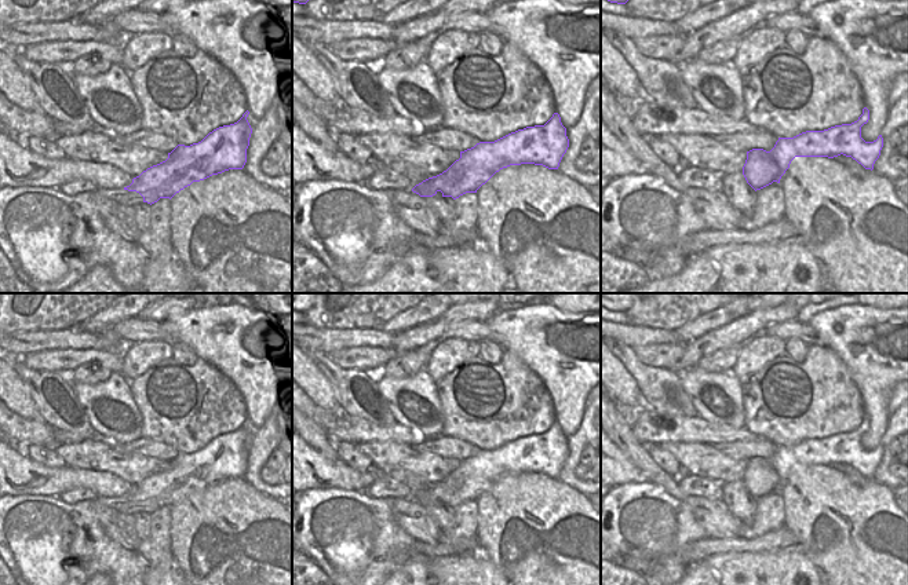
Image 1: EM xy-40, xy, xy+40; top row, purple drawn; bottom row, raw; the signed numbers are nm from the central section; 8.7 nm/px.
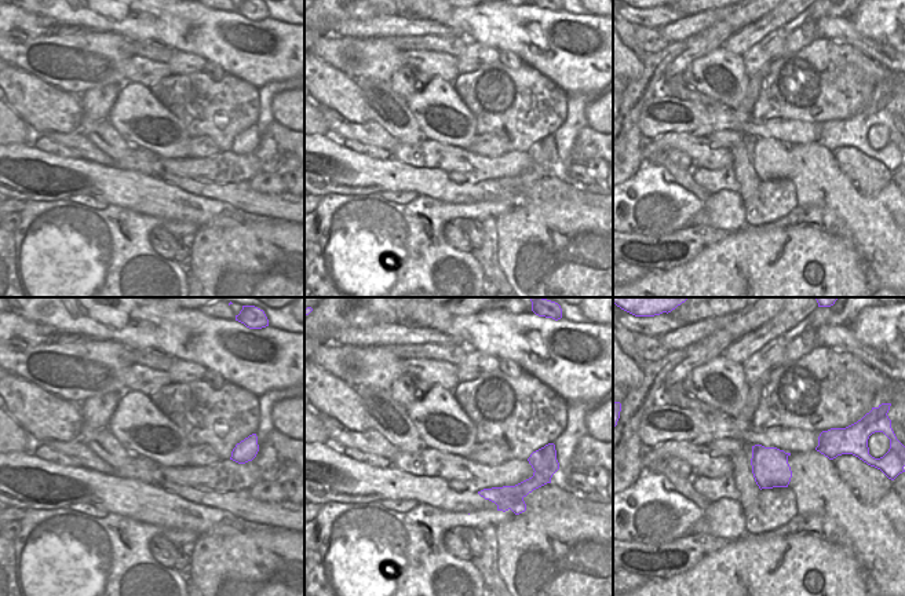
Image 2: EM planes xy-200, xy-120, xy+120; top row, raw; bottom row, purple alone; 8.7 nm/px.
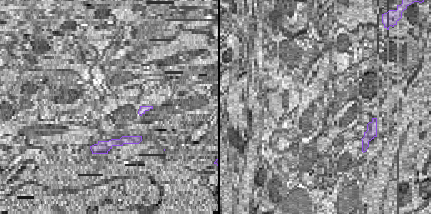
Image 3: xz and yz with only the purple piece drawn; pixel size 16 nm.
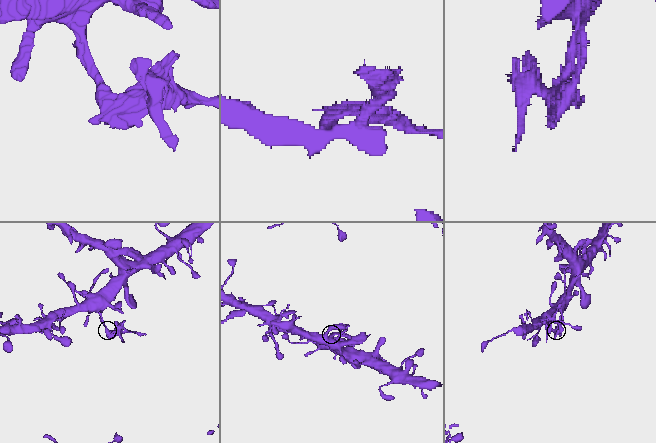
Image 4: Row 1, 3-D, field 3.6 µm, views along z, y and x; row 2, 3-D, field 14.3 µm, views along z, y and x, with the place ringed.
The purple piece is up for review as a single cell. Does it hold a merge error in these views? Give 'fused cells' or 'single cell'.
fused cells

